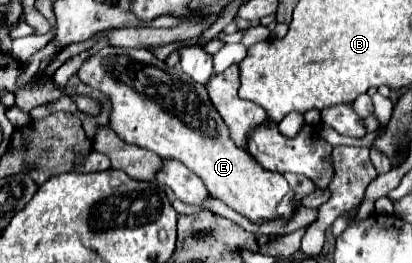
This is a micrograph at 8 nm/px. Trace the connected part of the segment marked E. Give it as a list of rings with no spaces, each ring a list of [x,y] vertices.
[[[106,46],[96,56],[92,56],[88,62],[84,62],[82,68],[78,70],[78,78],[84,84],[88,84],[94,90],[100,90],[102,94],[106,94],[112,100],[110,128],[124,142],[152,150],[162,160],[182,162],[186,168],[190,168],[194,174],[198,174],[204,180],[208,192],[214,198],[222,200],[226,206],[230,206],[232,210],[236,210],[238,214],[242,214],[244,218],[248,218],[254,224],[262,224],[264,220],[278,220],[278,218],[288,222],[294,216],[298,206],[294,202],[294,190],[288,186],[286,178],[282,174],[264,170],[256,162],[256,158],[252,158],[246,150],[238,148],[232,142],[228,128],[224,126],[224,120],[220,118],[220,114],[216,110],[212,110],[212,102],[208,98],[206,86],[194,82],[184,72],[182,72],[182,80],[178,80],[174,76],[176,74],[172,72],[172,68],[166,66],[166,62],[154,58],[152,52],[146,48],[128,50],[128,48]]]

